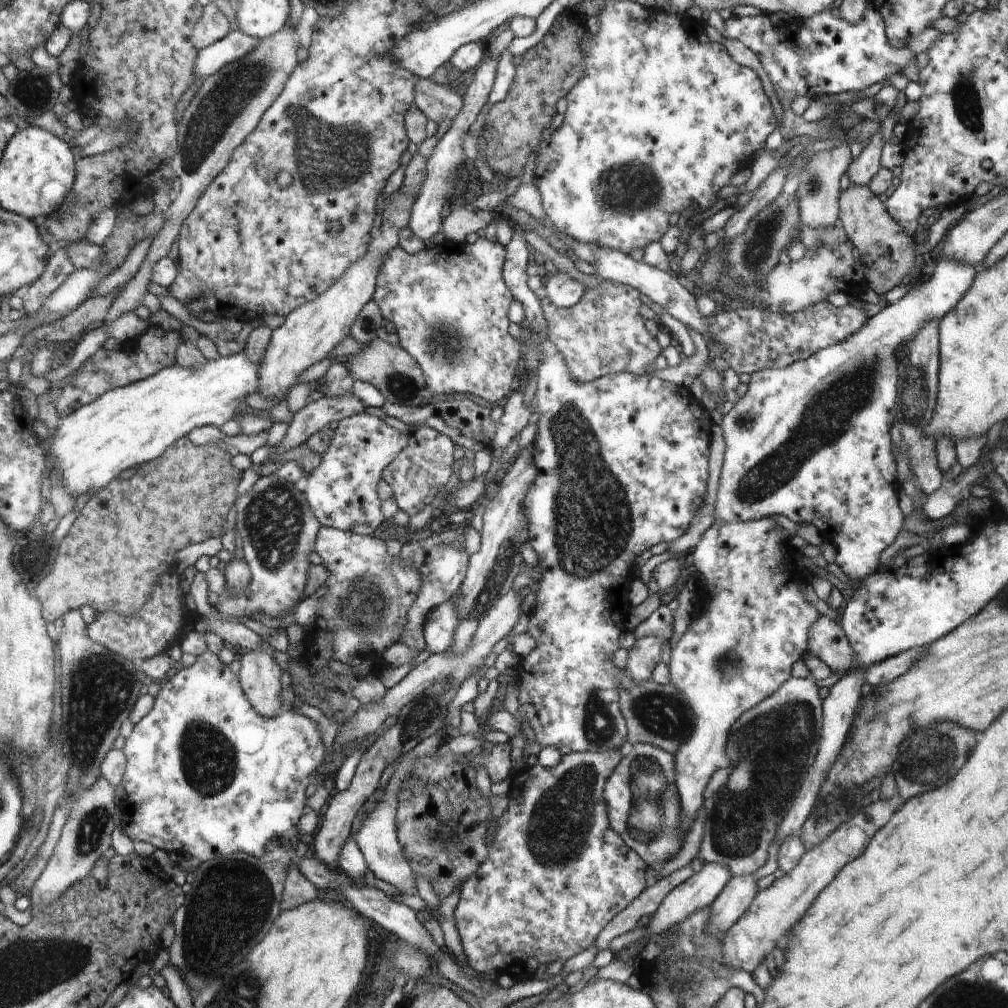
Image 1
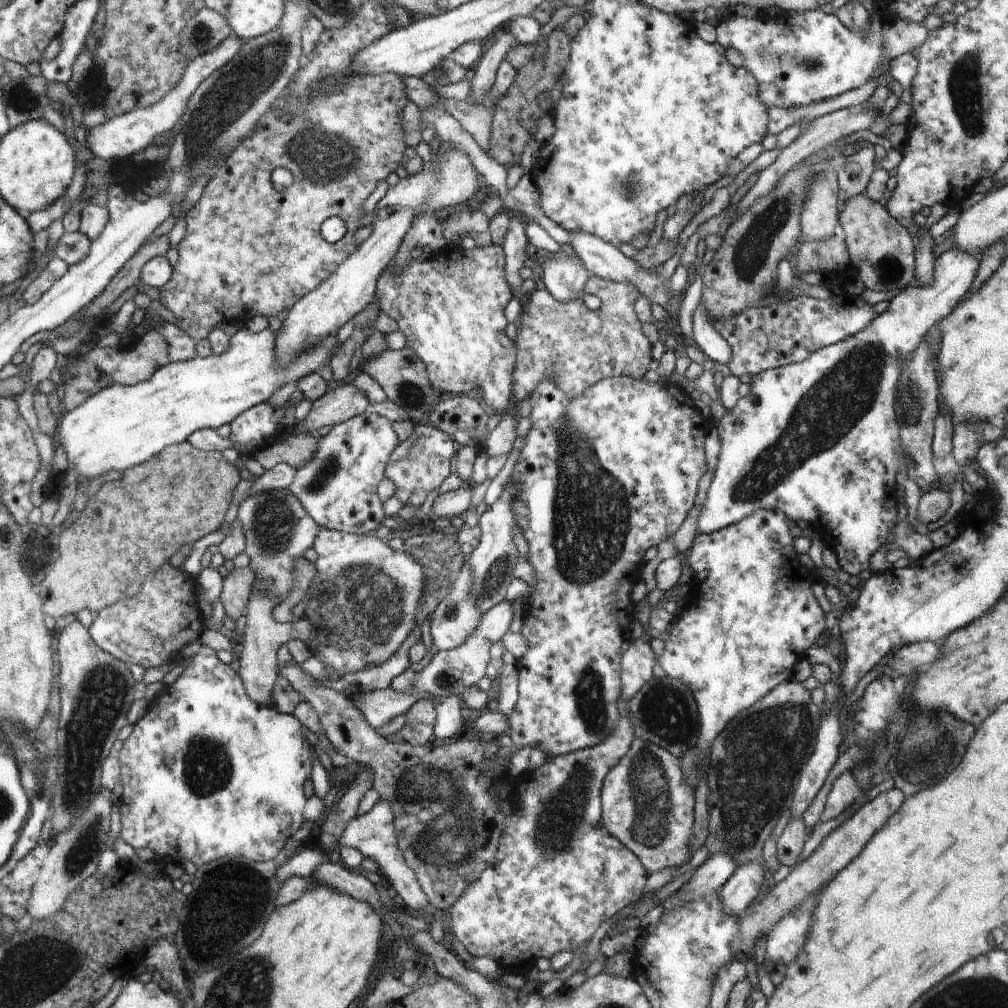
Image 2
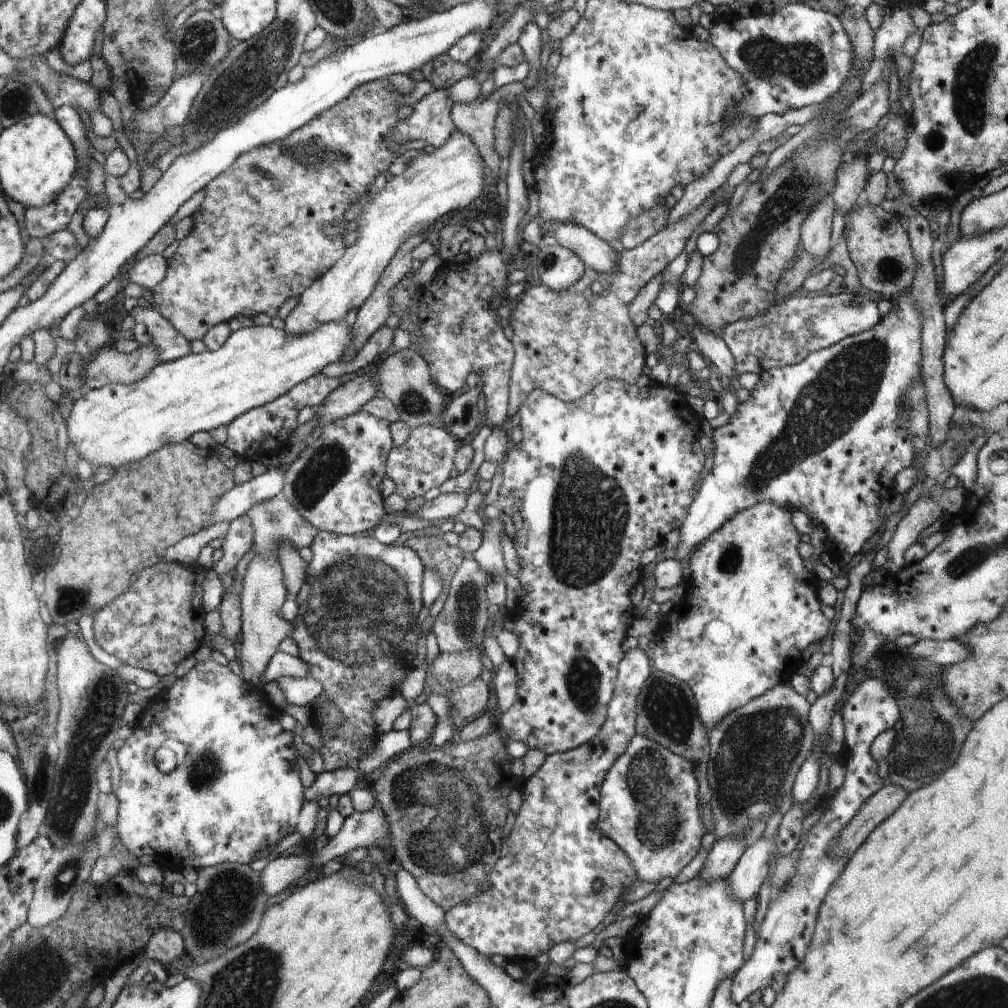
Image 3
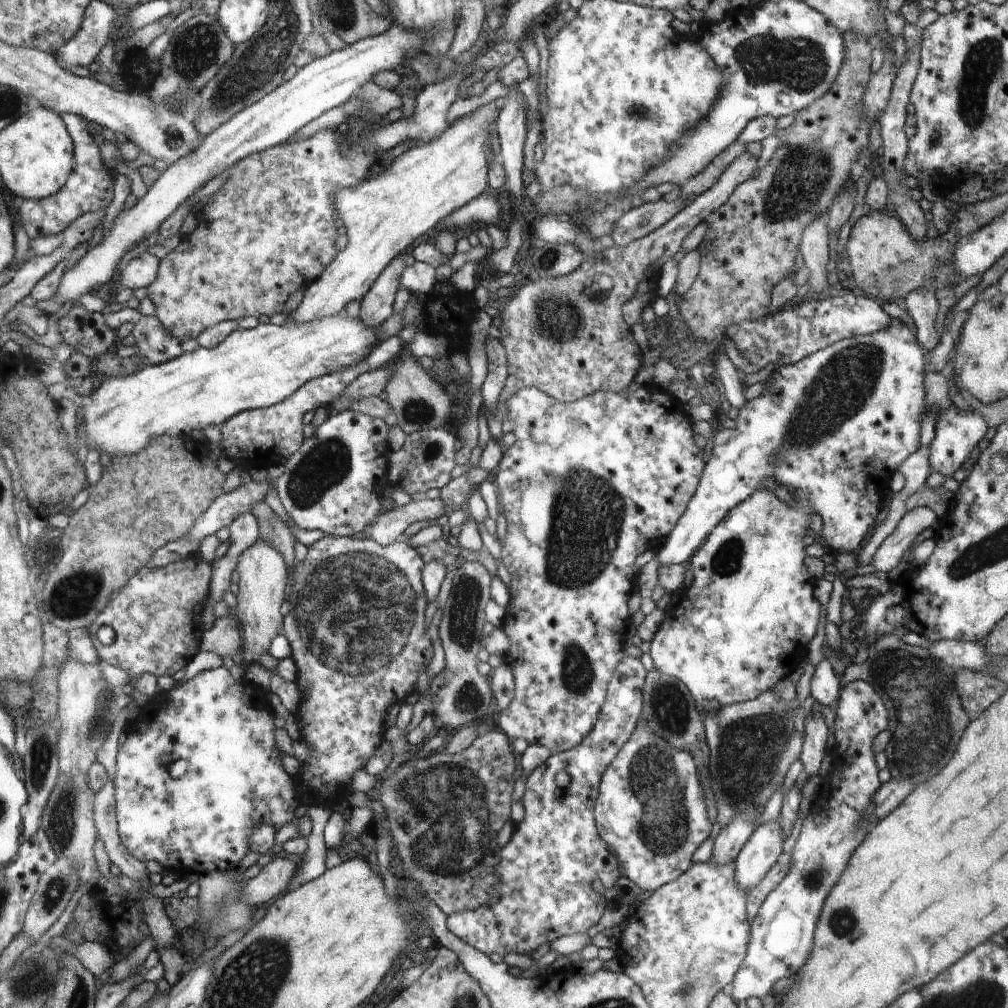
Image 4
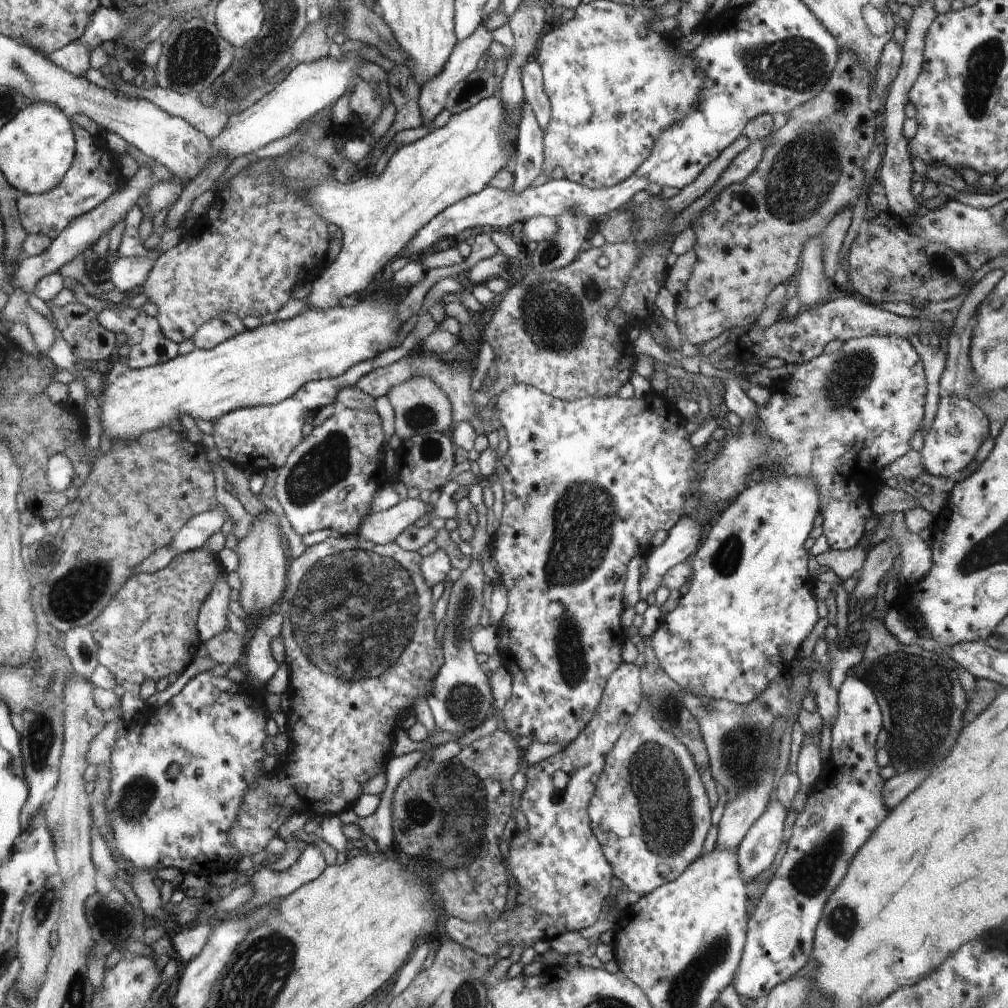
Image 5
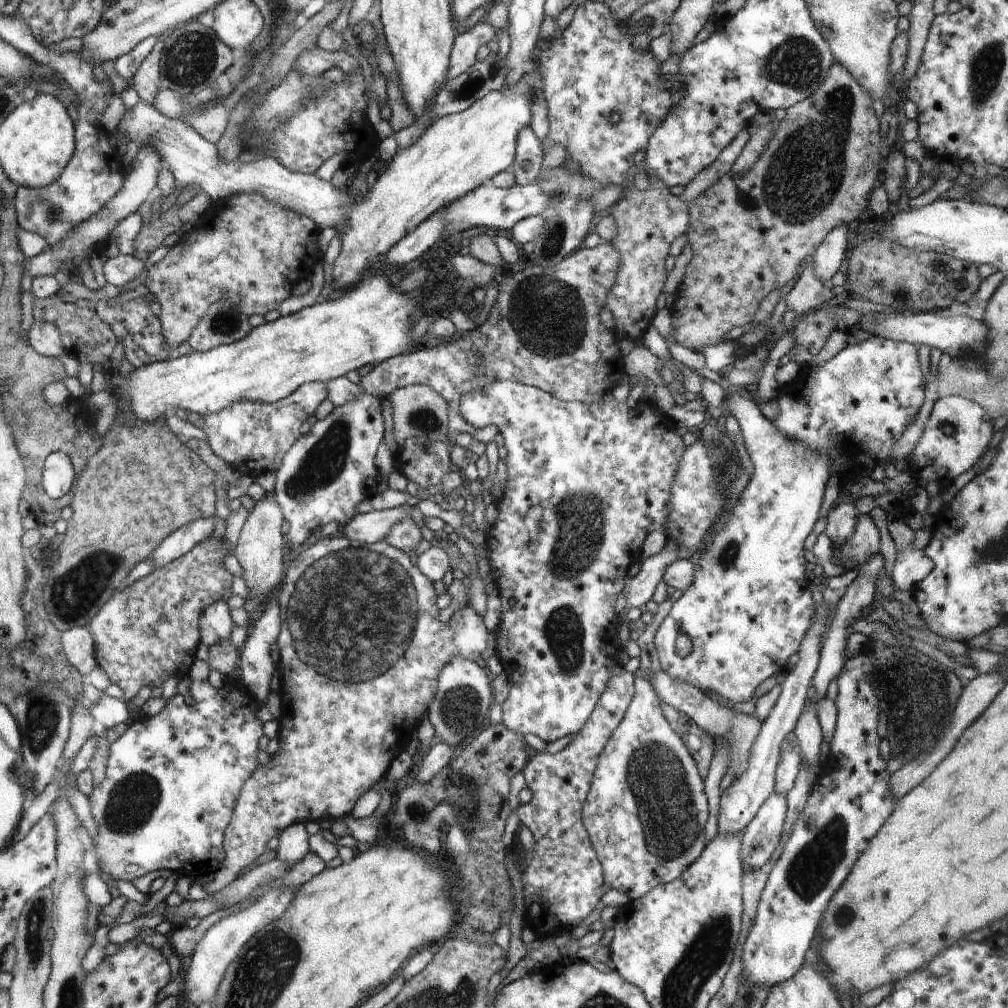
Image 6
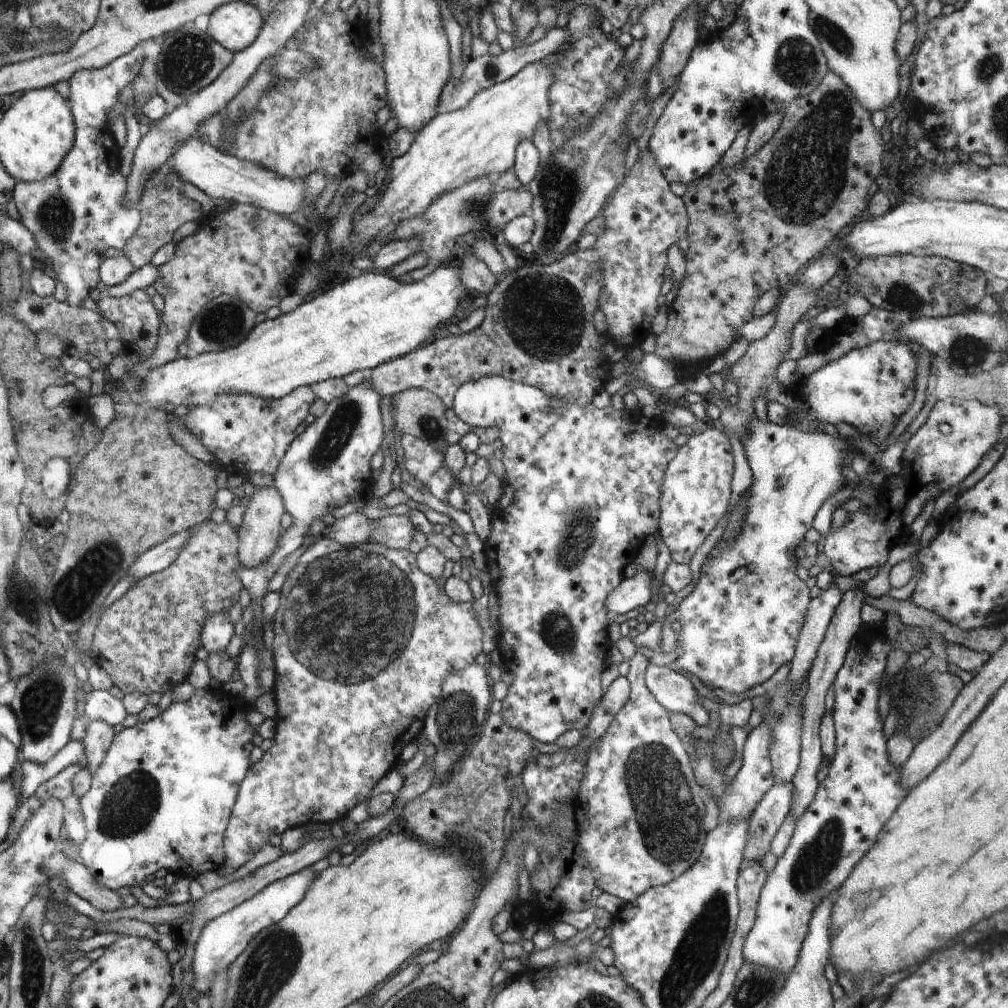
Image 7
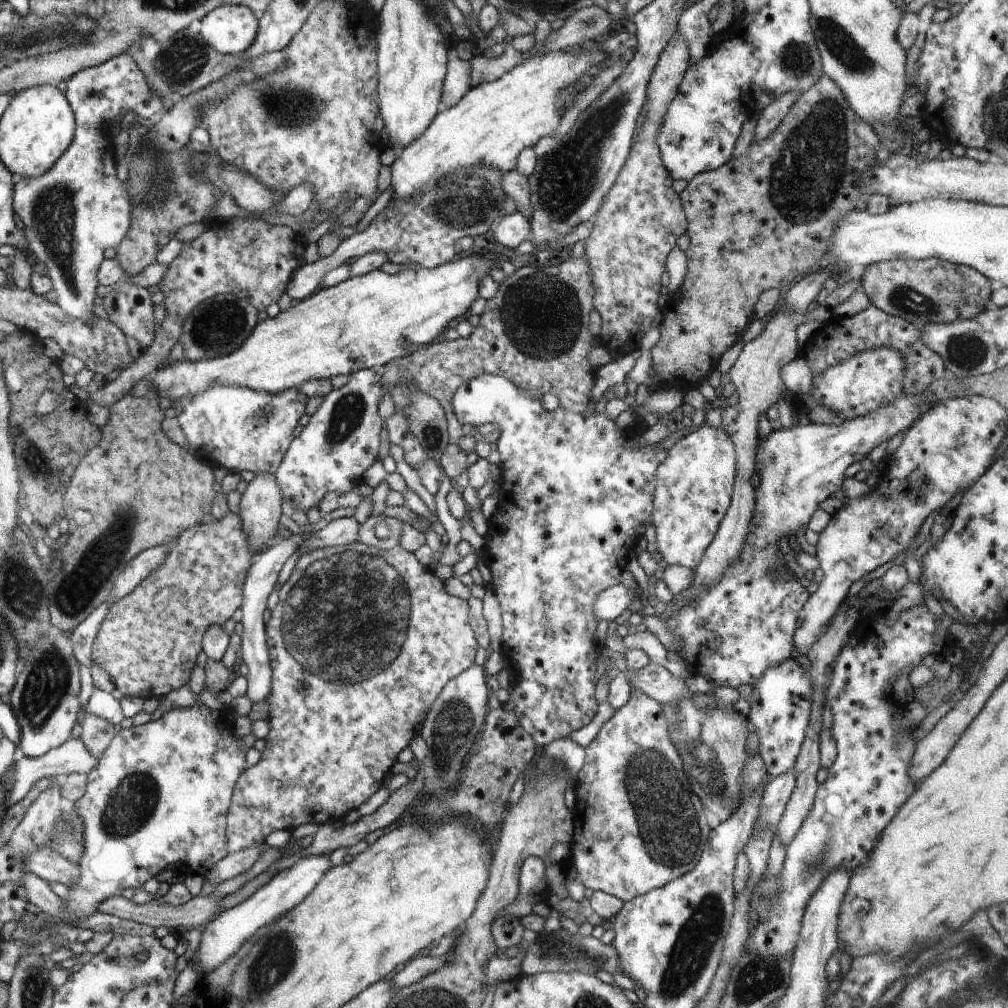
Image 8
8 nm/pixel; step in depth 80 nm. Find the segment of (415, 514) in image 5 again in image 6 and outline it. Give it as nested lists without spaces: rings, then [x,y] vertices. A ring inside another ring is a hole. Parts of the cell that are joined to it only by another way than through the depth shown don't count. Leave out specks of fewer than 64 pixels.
[[[405,504],[390,510],[356,514],[353,520],[340,530],[340,534],[368,544],[384,541],[394,525],[402,519],[412,518],[411,506]]]

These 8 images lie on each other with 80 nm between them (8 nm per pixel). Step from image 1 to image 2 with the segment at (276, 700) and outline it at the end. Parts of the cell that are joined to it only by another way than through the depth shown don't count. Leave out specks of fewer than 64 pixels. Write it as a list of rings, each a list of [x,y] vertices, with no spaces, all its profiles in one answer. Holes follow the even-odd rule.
[[[254,591],[245,608],[246,622],[243,634],[243,650],[239,655],[239,673],[245,687],[246,694],[253,699],[259,707],[270,707],[274,705],[273,688],[278,678],[278,662],[276,662],[276,650],[282,646],[282,642],[292,639],[306,641],[312,639],[315,626],[306,619],[299,619],[294,623],[278,623],[272,617],[272,608],[280,603],[267,593]]]

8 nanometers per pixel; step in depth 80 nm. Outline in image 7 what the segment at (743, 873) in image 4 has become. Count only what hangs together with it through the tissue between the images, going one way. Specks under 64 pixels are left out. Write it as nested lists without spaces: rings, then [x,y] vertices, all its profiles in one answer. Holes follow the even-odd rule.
[[[775,782],[749,816],[744,857],[752,863],[760,862],[771,850],[773,836],[793,804],[793,787],[792,782]]]

